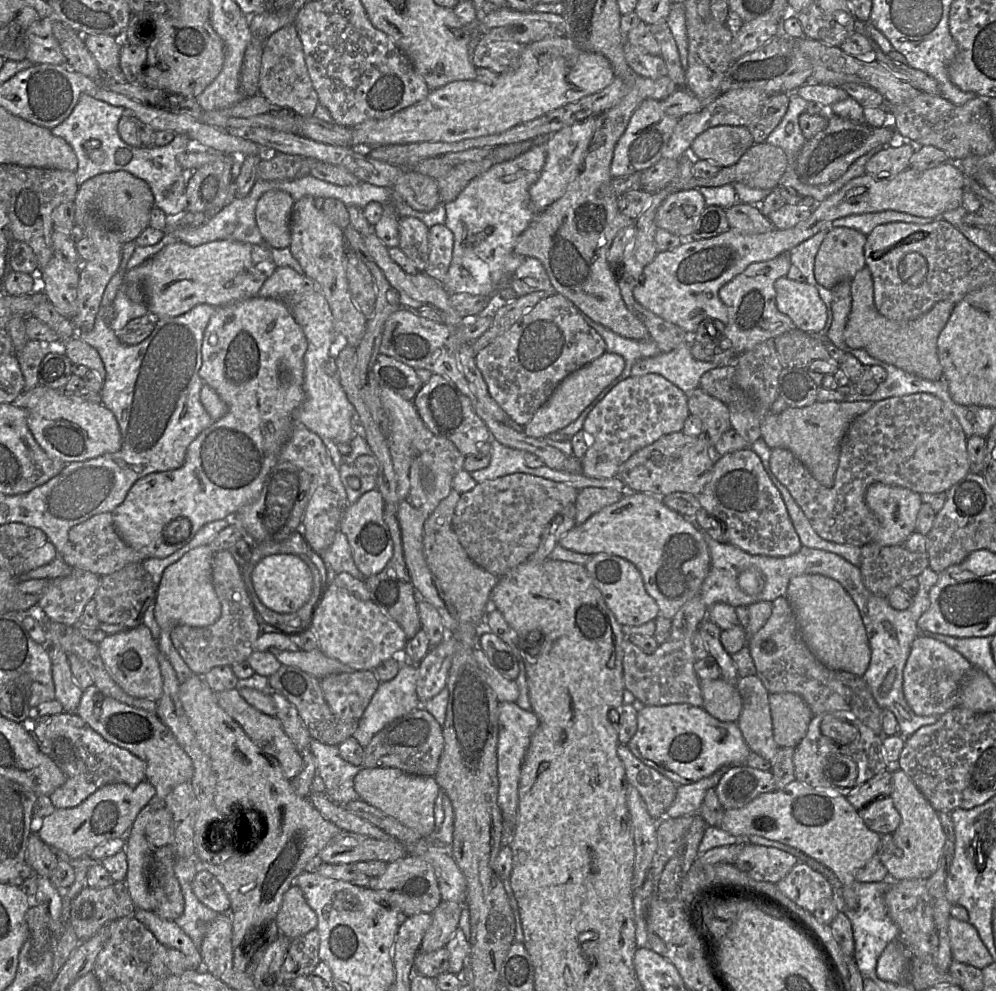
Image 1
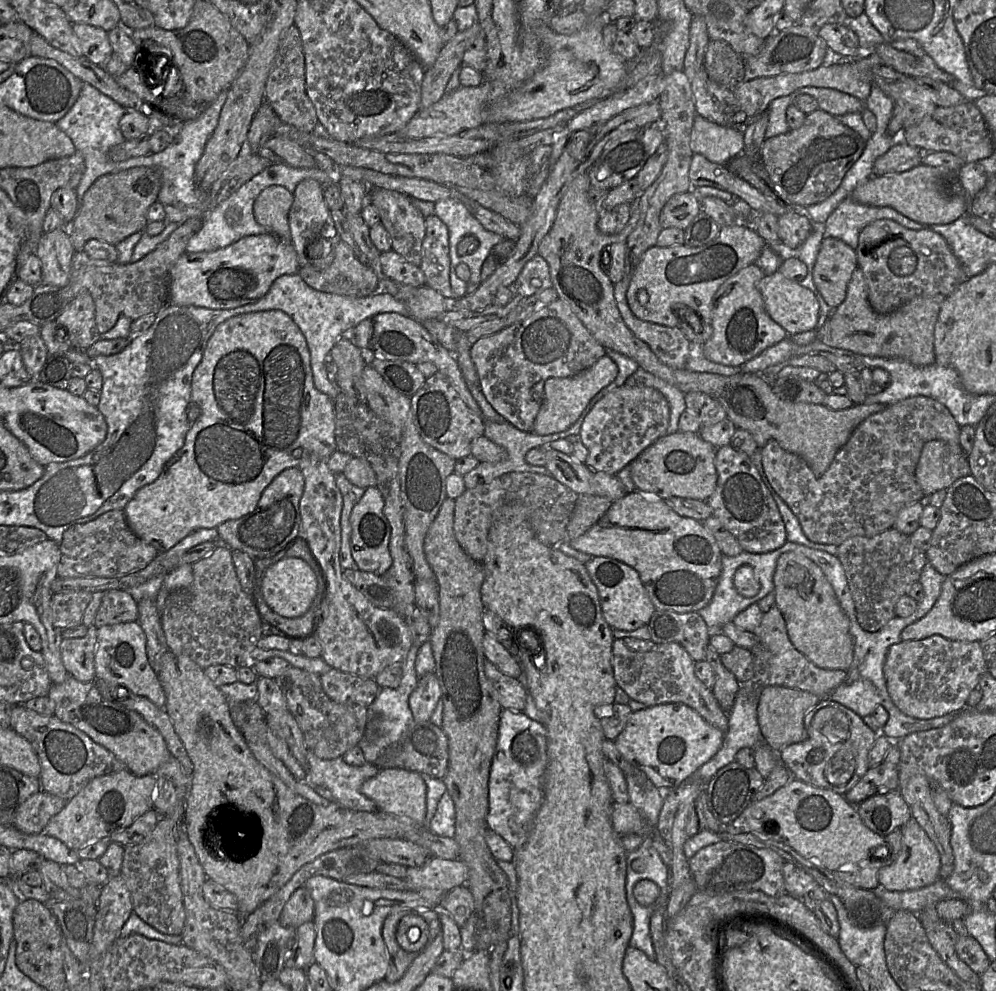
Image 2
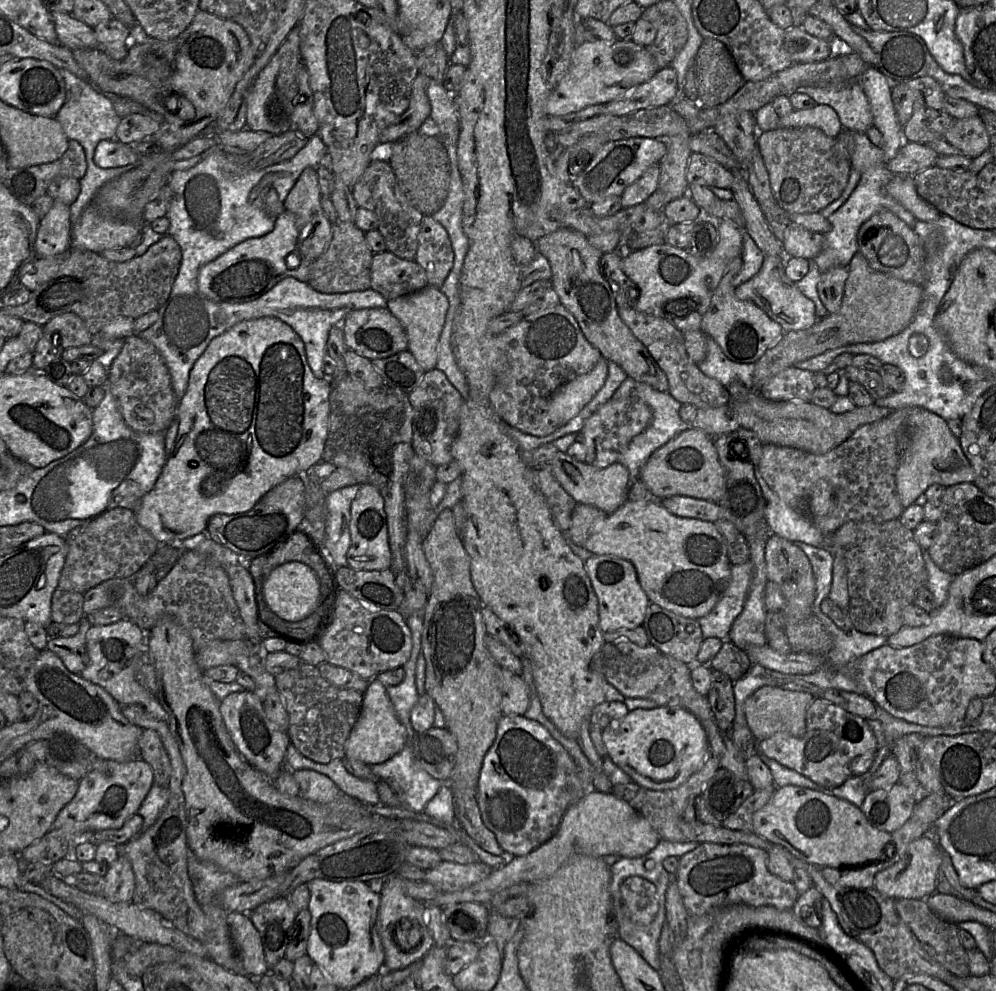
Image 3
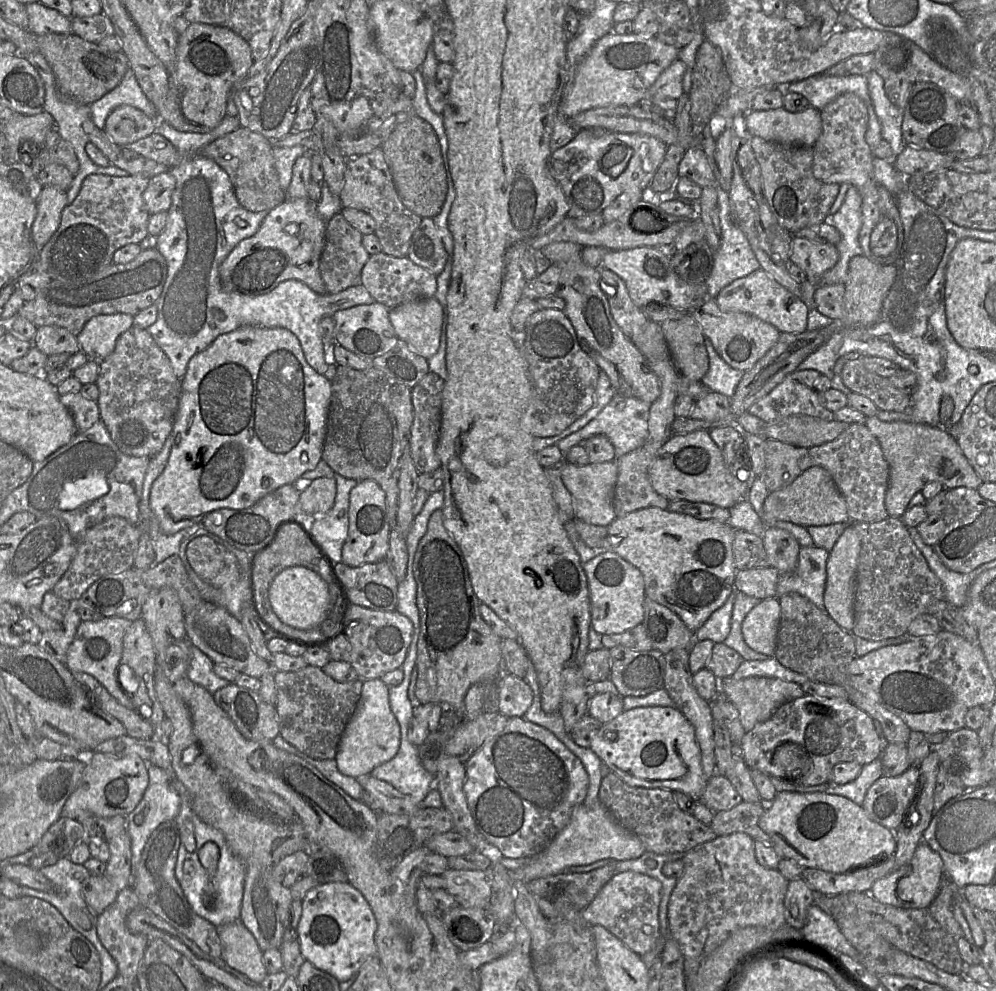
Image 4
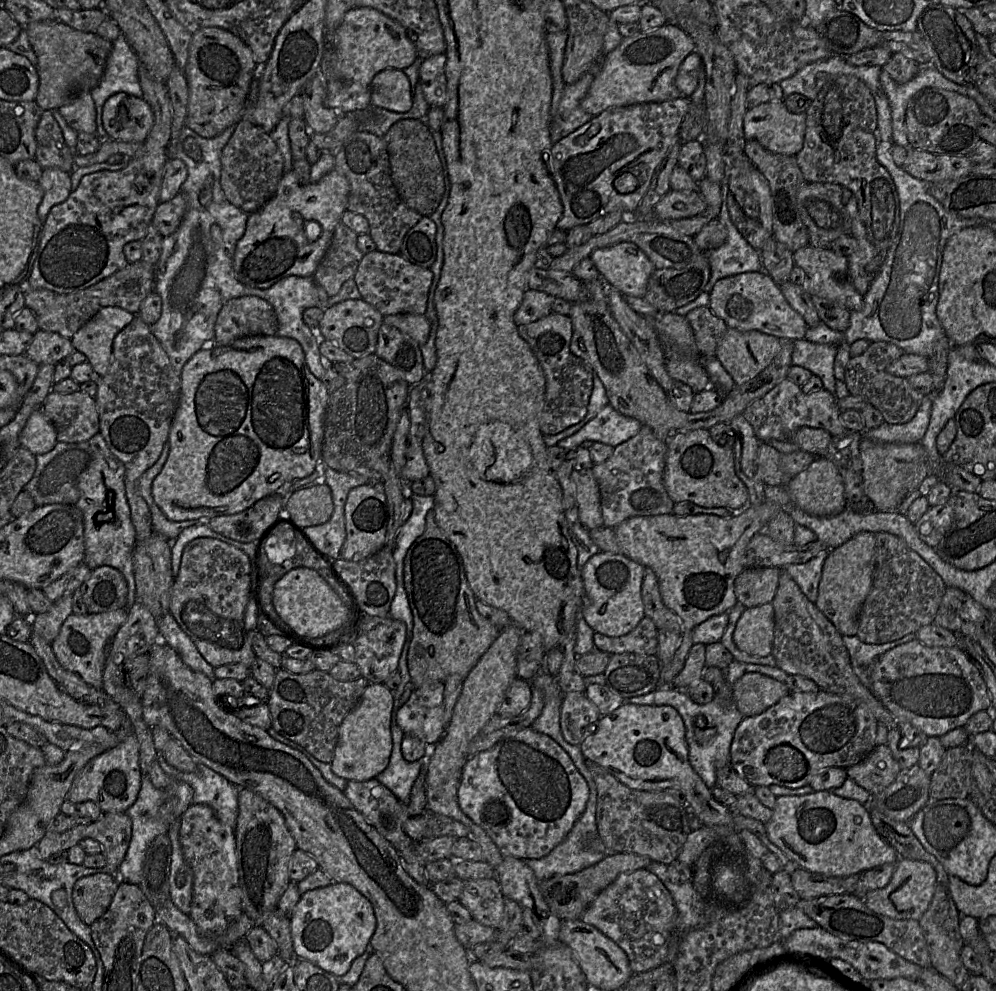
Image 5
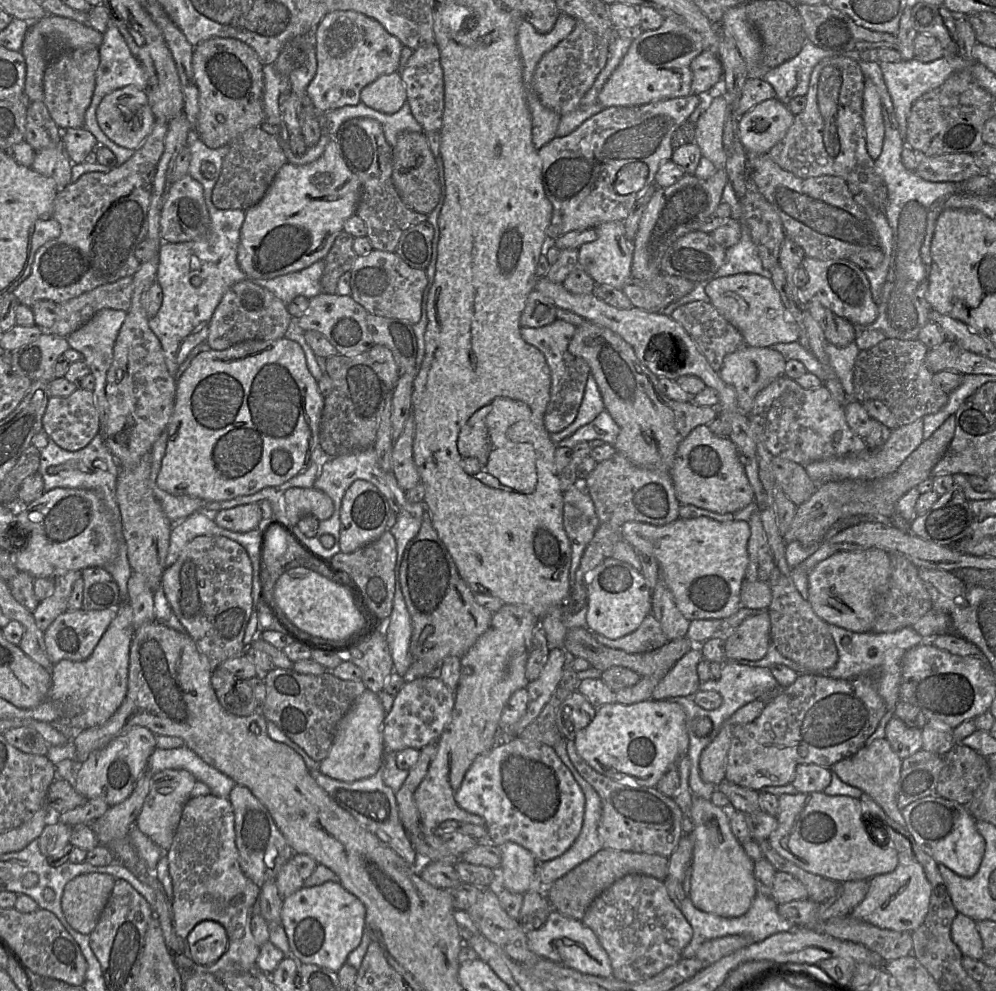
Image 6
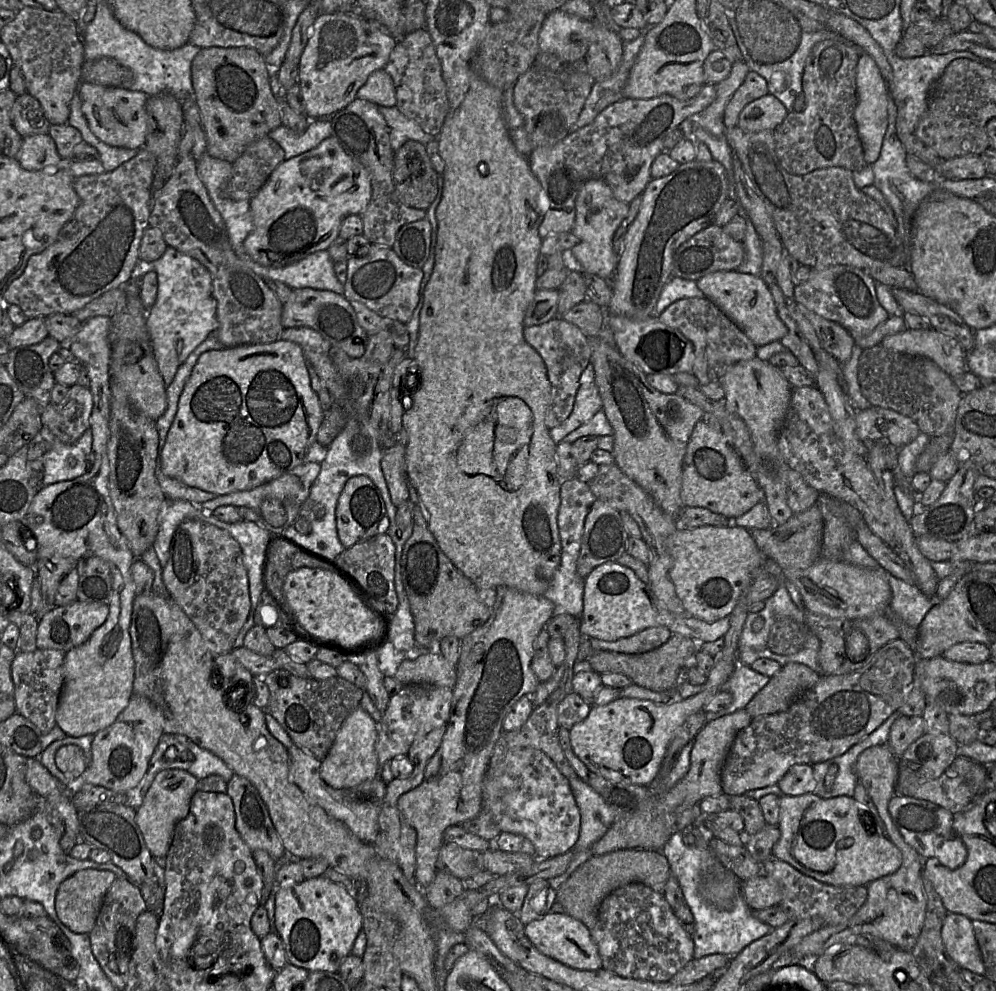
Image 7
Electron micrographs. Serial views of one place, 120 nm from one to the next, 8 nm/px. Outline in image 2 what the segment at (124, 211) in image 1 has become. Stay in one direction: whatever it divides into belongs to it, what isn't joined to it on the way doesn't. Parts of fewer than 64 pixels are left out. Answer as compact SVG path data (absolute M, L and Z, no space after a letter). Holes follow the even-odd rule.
M136 167L111 173L96 180L84 194L77 215L69 225L69 234L75 251L83 250L92 239L117 245L148 225L148 211L158 201L162 177L158 170Z

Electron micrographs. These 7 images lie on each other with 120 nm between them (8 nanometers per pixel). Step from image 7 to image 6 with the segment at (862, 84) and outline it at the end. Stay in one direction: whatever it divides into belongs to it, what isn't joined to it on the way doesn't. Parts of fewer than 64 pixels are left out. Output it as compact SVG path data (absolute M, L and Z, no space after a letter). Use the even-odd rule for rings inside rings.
M865 78L864 83L863 121L867 151L875 161L882 152L885 128L879 94L874 83L868 78Z

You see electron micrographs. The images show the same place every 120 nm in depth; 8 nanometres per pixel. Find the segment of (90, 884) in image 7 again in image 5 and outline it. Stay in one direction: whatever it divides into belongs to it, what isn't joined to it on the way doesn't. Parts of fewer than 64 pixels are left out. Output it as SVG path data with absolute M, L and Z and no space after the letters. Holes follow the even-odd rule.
M97 873L78 879L72 890L72 901L79 918L88 926L108 910L120 880L117 875Z

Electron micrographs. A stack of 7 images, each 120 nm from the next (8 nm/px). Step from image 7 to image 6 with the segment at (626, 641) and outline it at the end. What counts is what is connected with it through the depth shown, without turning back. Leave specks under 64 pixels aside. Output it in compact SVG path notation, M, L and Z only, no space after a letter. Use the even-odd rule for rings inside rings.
M652 614L644 619L637 630L622 638L613 640L598 633L593 633L593 635L604 646L628 653L650 652L668 642L659 621Z

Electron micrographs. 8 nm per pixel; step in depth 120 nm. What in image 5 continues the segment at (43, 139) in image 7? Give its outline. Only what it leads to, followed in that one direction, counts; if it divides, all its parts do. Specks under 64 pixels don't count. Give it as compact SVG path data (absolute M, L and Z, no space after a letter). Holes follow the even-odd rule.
M46 168L43 169L38 182L44 191L37 211L40 221L43 223L51 208L69 197L72 192L71 177L70 173L58 168Z

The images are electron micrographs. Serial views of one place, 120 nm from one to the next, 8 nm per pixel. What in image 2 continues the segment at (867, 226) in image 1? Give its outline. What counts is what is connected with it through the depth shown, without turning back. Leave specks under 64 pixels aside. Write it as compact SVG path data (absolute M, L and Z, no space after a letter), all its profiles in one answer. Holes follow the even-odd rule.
M845 198L827 217L824 237L835 237L856 249L860 231L876 220L890 219L902 226L921 230L926 227L913 221L891 207L871 206Z

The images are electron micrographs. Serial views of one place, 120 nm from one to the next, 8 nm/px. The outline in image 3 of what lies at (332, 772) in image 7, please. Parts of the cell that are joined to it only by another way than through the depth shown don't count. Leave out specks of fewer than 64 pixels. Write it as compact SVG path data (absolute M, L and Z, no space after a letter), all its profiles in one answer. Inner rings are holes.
M378 679L369 680L358 720L345 743L344 760L359 760L368 765L383 763L399 753L405 741L406 729L389 699L387 687Z

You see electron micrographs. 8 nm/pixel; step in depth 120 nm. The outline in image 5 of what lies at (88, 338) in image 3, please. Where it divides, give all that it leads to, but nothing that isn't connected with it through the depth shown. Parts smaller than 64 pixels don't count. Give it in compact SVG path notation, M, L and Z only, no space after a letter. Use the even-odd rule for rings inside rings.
M39 329L24 354L38 365L56 365L75 350L71 339Z

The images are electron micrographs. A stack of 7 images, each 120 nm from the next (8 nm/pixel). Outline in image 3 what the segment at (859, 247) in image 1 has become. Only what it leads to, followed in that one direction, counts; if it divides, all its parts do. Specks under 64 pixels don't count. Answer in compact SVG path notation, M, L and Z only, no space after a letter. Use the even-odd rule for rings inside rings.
M843 266L829 268L820 274L817 292L829 314L838 312L841 307L847 277L848 268Z

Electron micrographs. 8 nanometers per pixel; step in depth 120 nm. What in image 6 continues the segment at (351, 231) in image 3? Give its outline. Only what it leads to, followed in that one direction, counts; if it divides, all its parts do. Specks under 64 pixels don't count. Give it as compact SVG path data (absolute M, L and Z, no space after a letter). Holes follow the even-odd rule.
M341 231L335 238L329 252L323 259L322 292L336 294L339 278L351 270L357 257L353 250L353 240L354 237L345 231Z

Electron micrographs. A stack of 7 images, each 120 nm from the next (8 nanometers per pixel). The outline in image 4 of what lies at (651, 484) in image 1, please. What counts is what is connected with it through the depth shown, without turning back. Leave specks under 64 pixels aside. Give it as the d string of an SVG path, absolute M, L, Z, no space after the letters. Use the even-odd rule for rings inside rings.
M707 430L672 434L658 451L648 475L654 490L669 501L687 500L727 509L741 501L748 501L747 484L726 466L721 450Z

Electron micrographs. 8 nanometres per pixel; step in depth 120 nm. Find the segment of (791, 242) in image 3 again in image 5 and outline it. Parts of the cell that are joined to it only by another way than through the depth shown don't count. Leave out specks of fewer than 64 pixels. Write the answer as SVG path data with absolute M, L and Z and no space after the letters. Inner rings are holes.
M809 244L795 251L793 256L795 265L806 273L805 281L801 286L812 297L818 296L835 301L850 312L860 311L863 308L864 297L853 285L847 257L838 255L830 248L817 248Z

